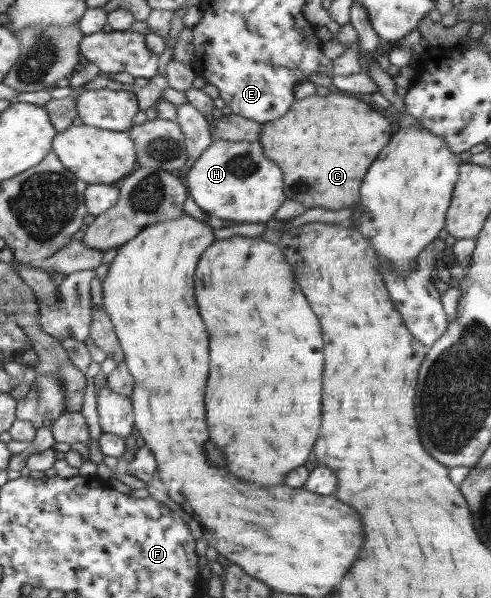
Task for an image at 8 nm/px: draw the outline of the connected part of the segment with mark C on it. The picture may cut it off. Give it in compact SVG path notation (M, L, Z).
M336 90L328 96L308 96L303 100L296 100L296 106L284 118L266 121L260 129L259 142L263 150L268 150L267 157L274 162L280 162L284 166L284 174L288 174L288 200L296 200L308 208L322 206L323 208L340 210L341 208L356 208L356 202L360 201L360 182L362 176L368 172L370 164L376 160L378 152L388 144L392 138L392 122L372 110L366 102L348 96L348 93Z

